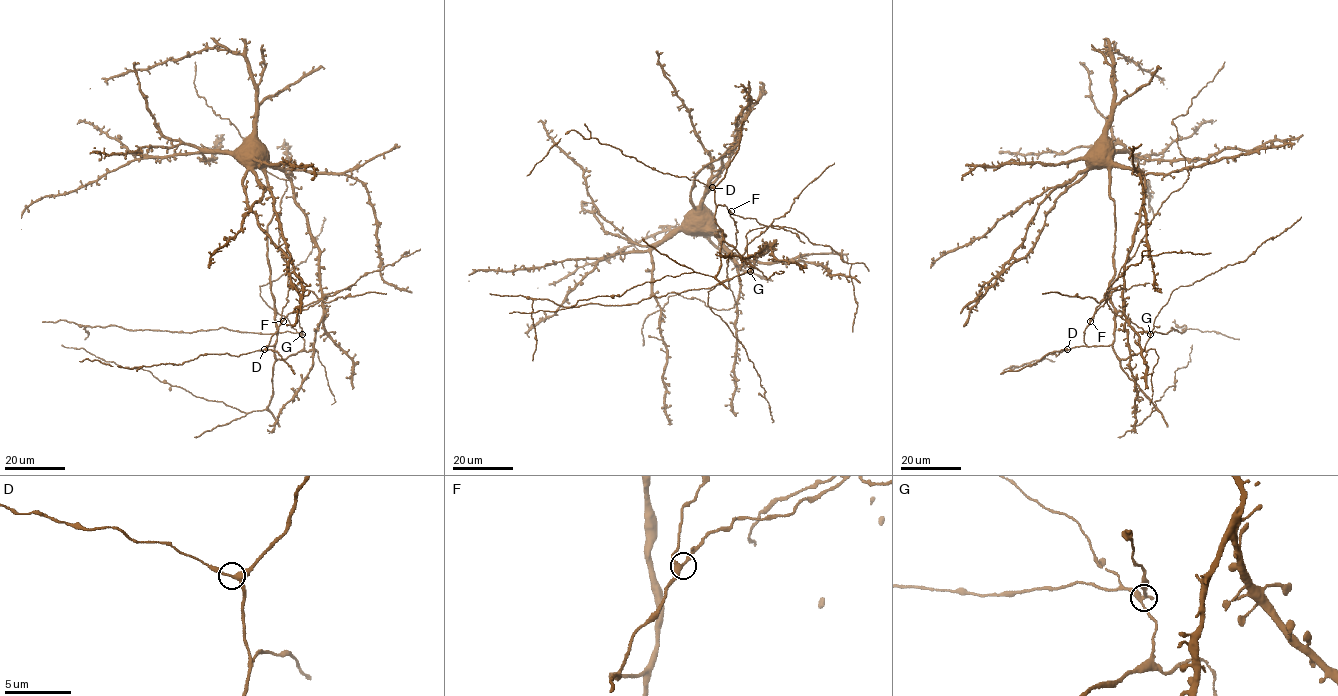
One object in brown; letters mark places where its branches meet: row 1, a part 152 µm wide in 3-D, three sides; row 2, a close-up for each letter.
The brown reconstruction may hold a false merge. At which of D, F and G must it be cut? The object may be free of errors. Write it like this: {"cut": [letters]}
{"cut": ["G"]}

